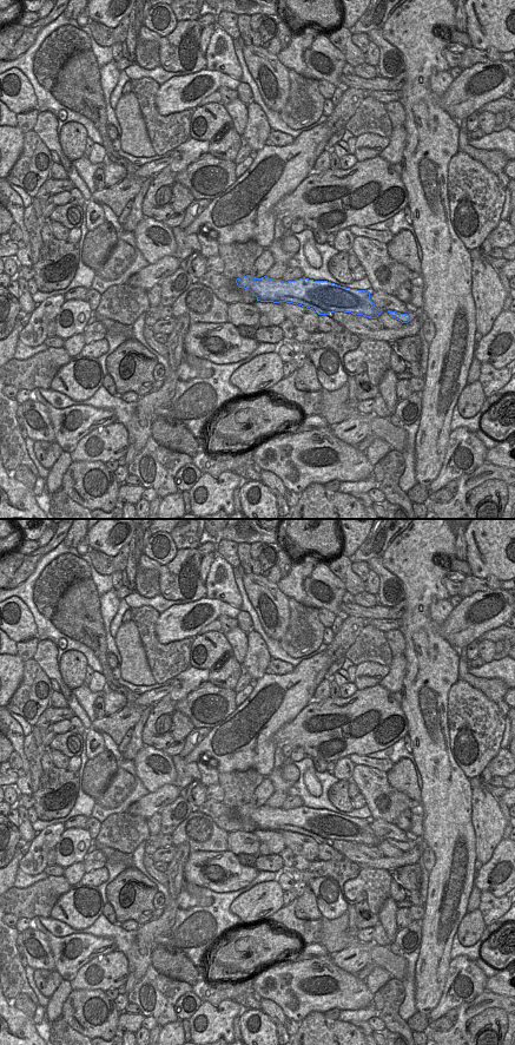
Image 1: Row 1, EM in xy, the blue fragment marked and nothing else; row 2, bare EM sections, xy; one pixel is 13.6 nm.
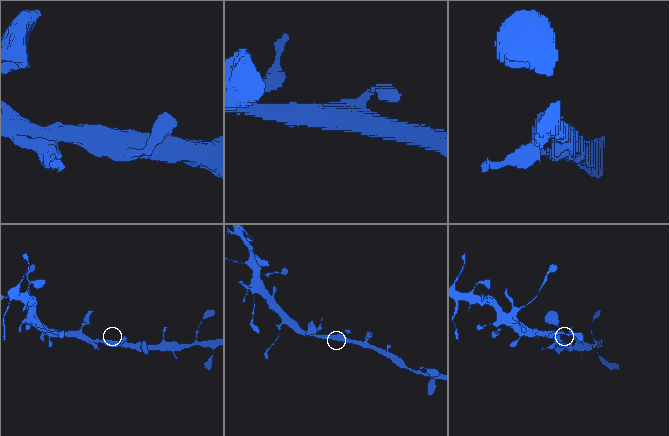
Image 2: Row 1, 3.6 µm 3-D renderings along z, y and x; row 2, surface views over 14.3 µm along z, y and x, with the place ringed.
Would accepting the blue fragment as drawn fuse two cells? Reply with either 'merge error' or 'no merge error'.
no merge error

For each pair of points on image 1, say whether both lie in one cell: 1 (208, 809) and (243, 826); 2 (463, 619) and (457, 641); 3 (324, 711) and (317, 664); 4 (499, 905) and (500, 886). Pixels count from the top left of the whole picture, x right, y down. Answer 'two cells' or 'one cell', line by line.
1: one cell
2: one cell
3: two cells
4: two cells

